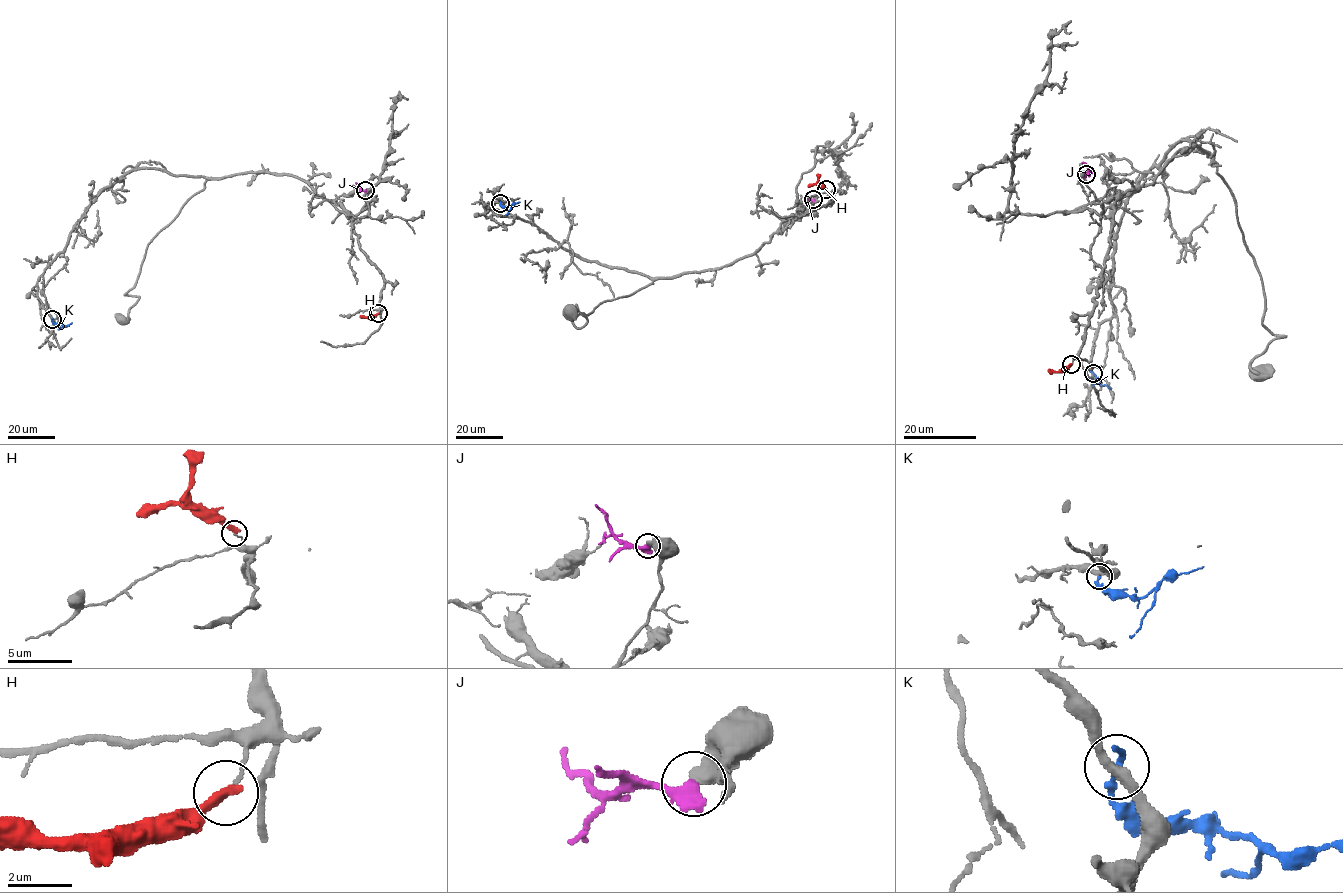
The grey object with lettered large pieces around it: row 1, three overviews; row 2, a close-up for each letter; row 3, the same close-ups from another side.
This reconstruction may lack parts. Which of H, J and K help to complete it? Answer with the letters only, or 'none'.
none

